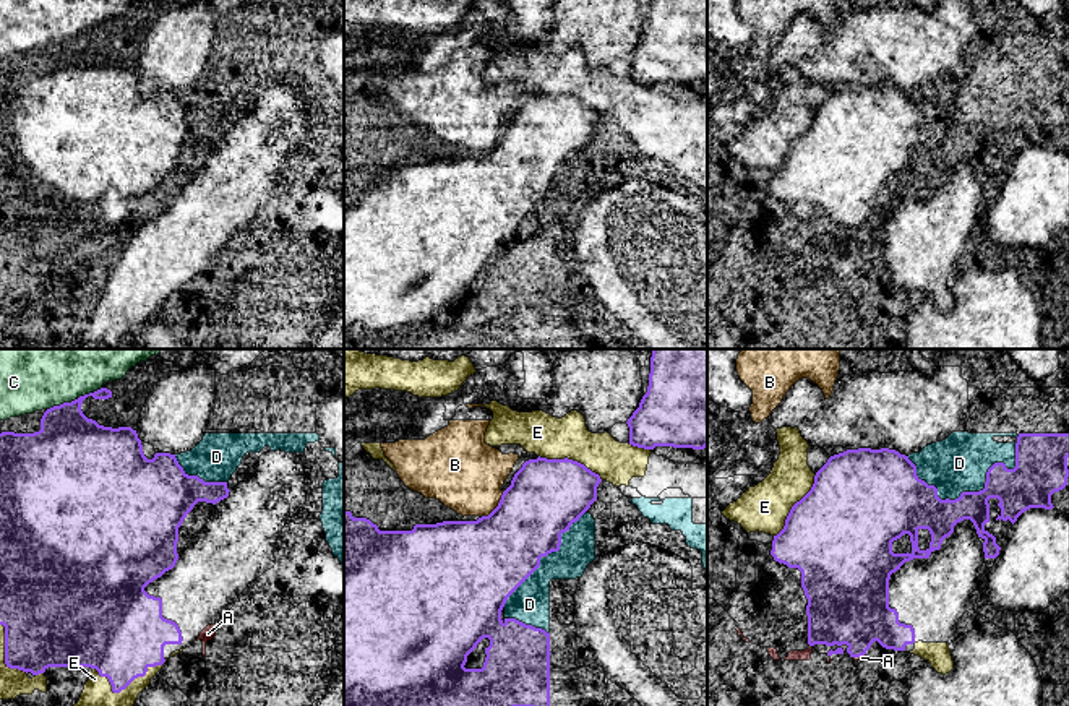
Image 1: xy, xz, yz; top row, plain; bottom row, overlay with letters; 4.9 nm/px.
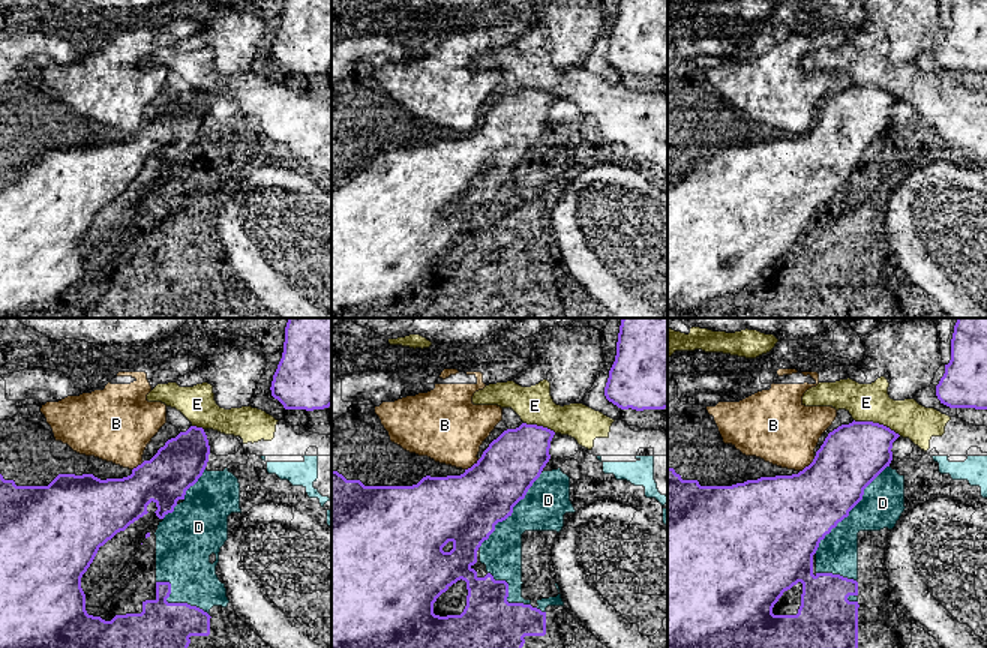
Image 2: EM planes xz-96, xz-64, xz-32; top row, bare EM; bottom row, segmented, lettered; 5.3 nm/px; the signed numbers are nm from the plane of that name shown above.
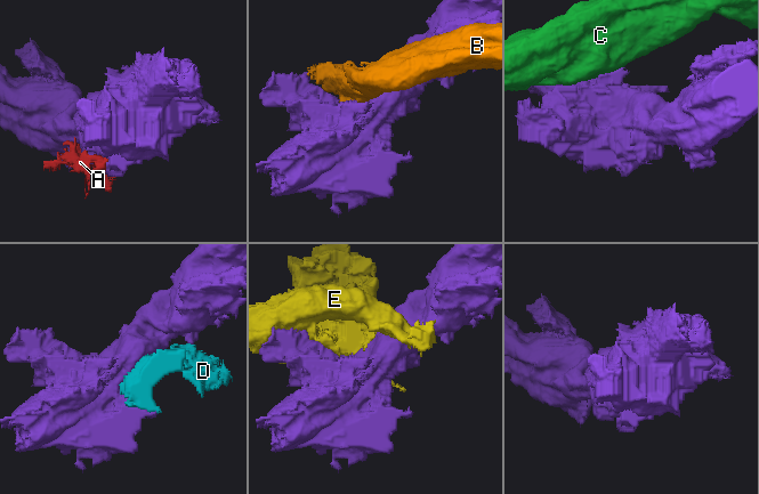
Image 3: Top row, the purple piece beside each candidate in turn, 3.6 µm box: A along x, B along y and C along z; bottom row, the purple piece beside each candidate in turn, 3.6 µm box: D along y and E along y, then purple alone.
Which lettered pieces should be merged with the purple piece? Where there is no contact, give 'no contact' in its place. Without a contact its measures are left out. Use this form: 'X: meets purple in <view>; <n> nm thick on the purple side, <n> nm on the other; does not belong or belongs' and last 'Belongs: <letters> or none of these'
A: meets purple in yz; 380 nm thick on the purple side, 20 nm on the other; does not belong
B: meets purple in xz; 400 nm thick on the purple side, 360 nm on the other; does not belong
C: meets purple in xy; 360 nm thick on the purple side, 480 nm on the other; does not belong
D: meets purple in yz; 220 nm thick on the purple side, 280 nm on the other; does not belong
E: meets purple in xy; 400 nm thick on the purple side, 140 nm on the other; does not belong
Belongs: none of these

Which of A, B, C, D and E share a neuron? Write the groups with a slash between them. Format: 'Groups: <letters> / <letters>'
Groups: A / B E / C / D

